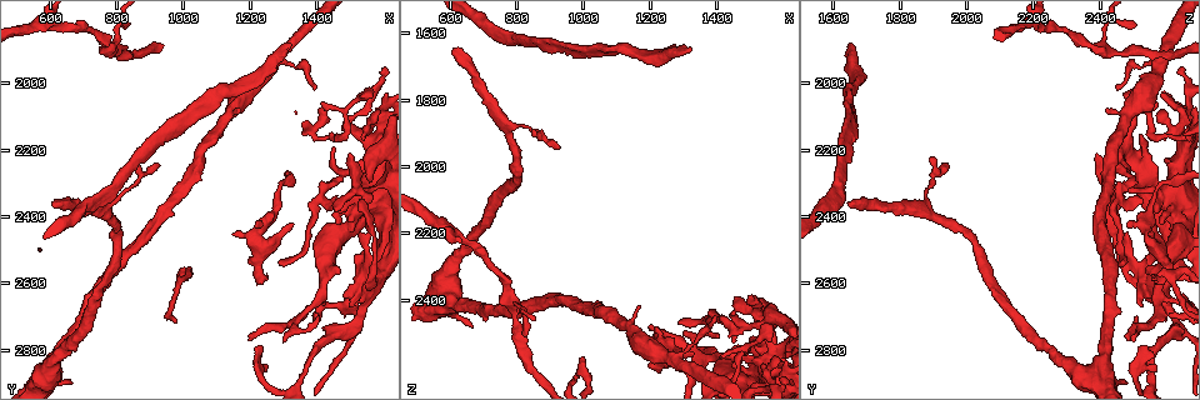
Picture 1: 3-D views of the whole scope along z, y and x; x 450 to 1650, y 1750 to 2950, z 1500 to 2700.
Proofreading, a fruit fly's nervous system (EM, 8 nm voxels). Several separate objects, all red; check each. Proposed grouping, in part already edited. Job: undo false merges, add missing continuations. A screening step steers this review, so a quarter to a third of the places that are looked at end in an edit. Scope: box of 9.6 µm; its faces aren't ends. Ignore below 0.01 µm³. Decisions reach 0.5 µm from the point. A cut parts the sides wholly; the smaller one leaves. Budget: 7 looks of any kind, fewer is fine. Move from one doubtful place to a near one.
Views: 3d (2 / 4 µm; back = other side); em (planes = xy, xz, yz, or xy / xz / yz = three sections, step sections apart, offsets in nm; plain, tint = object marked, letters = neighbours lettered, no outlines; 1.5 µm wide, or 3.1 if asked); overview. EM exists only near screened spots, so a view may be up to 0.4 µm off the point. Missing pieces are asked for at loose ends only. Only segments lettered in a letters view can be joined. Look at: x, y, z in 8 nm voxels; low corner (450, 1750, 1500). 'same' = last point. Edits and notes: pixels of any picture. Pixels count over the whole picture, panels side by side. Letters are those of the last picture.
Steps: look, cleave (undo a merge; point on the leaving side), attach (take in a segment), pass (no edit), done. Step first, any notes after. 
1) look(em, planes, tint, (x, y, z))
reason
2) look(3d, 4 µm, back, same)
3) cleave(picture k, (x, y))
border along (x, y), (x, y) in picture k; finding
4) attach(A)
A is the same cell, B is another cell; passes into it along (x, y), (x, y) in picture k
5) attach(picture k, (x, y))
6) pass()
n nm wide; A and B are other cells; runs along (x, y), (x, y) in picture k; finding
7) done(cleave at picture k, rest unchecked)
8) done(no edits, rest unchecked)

look(3d, 2 µm, (610, 2360, 1650))
branch stops here

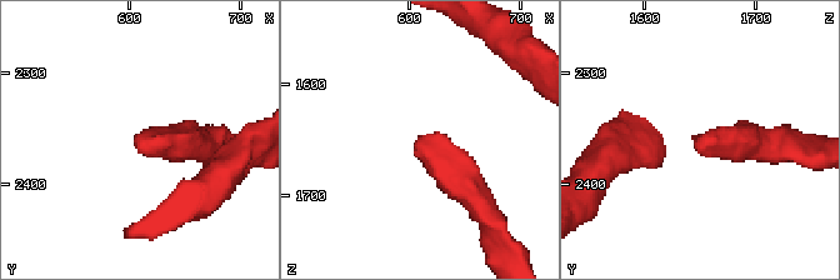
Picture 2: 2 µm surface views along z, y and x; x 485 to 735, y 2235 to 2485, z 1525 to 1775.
look(em, planes, plain, (610, 2360, 1650))
shape alone is not enough

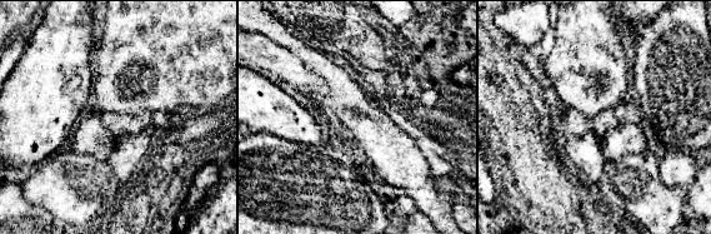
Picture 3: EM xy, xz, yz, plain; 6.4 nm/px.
look(em, planes, letters, same)
what lies round it

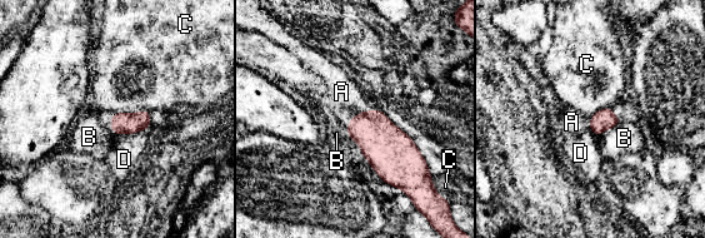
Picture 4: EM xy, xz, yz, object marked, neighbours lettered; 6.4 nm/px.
attach(A)
130 nm wide; A is the same cell, B, C and D are other cells; passes into it along (383, 144), (363, 112), (341, 92) in picture 4; the neuron continues

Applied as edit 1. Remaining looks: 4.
look(3d, 2 µm, (1150, 2450, 2550))
thin end

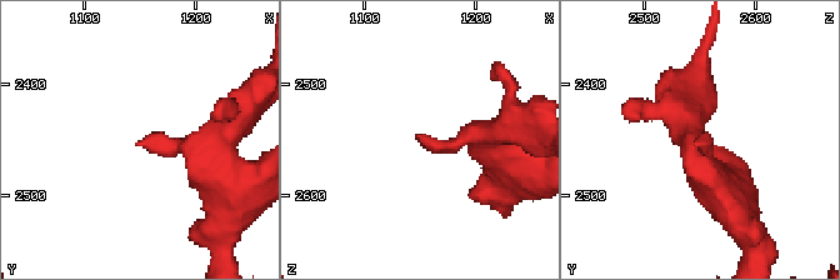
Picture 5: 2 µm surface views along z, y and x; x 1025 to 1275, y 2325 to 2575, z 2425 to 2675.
look(em, yz, step 4, letters, (1150, 2456, 2548))
need the tissue

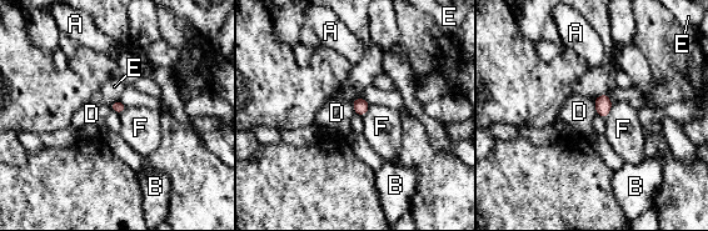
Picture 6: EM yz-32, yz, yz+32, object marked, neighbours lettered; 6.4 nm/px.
pass()
A, B, D, E and F are other cells; none of them fits

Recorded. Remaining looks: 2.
done(attach at picture 4, rest unchecked)

